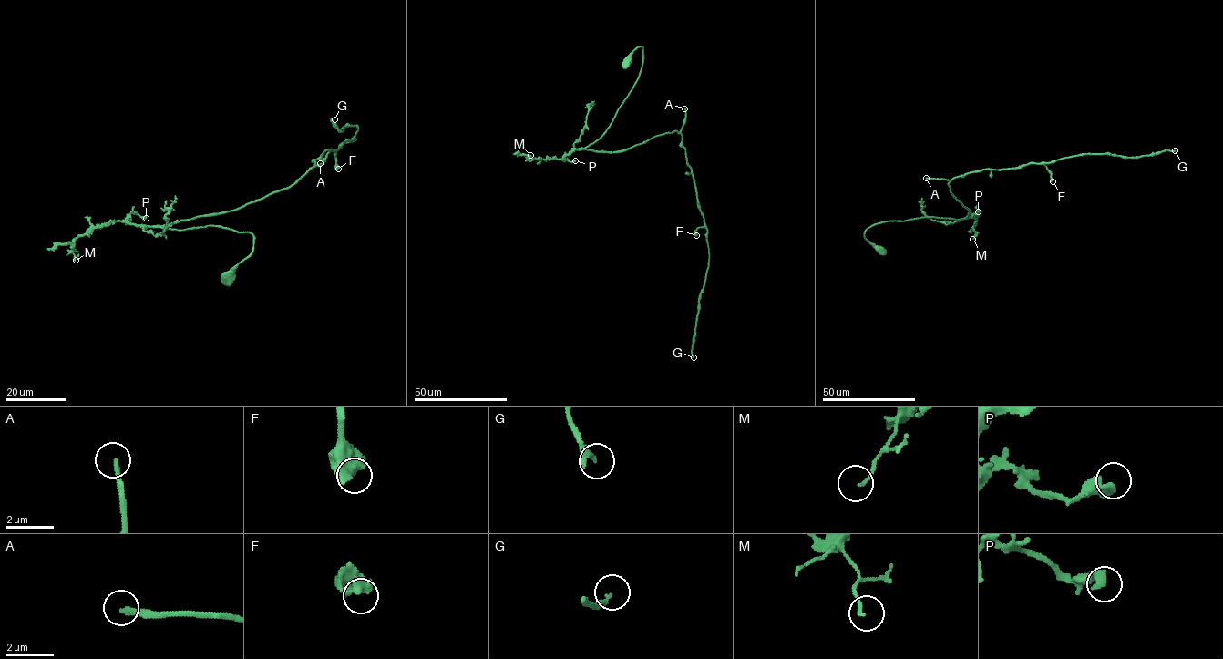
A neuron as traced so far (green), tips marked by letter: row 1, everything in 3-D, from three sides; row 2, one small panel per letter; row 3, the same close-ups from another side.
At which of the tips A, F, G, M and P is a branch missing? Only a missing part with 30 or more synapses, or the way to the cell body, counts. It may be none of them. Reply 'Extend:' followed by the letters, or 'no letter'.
Extend: A, G

